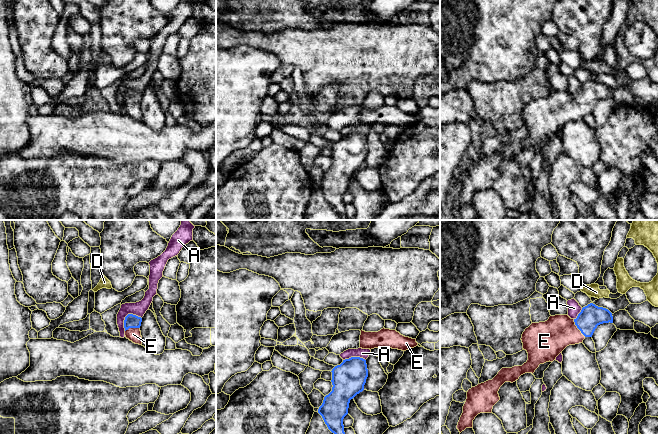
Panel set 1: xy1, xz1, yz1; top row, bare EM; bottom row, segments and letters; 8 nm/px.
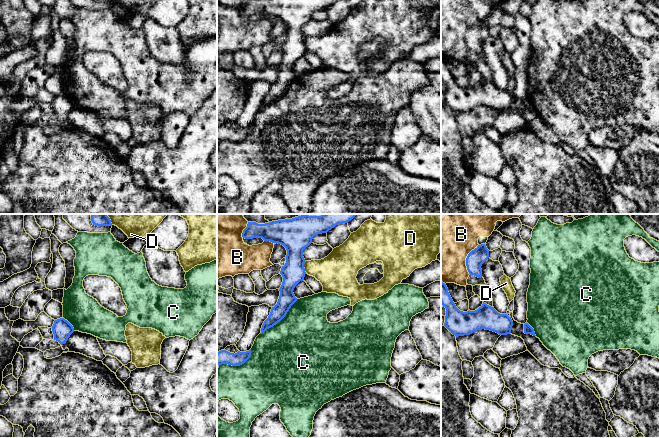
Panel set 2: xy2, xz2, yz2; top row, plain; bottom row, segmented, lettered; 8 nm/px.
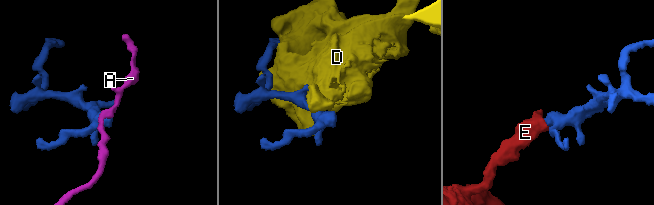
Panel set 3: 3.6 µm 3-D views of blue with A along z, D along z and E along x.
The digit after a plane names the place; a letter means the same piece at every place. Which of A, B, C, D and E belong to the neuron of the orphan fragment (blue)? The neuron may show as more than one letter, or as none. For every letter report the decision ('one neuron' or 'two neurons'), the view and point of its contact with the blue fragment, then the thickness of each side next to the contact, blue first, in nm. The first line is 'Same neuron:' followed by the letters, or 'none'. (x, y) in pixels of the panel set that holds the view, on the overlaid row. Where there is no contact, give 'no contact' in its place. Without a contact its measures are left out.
Same neuron: E
A: two neurons; meets blue in xy1 at (126, 316); 110 nm thick on the blue side, 110 nm on the other
B: two neurons; meets blue in yz2 at (466, 259); 140 nm thick on the blue side, 440 nm on the other
C: two neurons; meets blue in xz2 at (280, 320); 130 nm thick on the blue side, 500 nm on the other
D: two neurons; meets blue in xz2 at (303, 267); 240 nm thick on the blue side, 260 nm on the other
E: one neuron; meets blue in yz1 at (577, 327); 180 nm thick on the blue side, 280 nm on the other

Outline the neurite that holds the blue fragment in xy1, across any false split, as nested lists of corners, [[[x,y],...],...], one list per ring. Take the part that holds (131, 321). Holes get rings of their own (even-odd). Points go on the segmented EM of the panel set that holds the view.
[[[128,314],[124,320],[126,338],[139,345],[142,345],[141,322],[142,318],[133,314]]]

